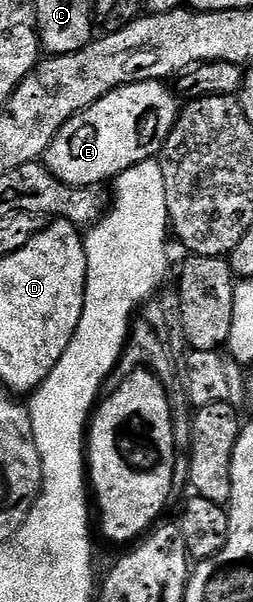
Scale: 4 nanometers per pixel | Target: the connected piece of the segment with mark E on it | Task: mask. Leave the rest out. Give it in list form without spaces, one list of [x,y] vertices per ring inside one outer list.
[[[163,81],[139,82],[111,90],[106,96],[102,96],[102,100],[98,100],[80,114],[75,114],[60,129],[58,136],[54,136],[50,148],[44,153],[44,165],[53,176],[66,184],[96,188],[101,185],[99,182],[111,183],[122,172],[126,172],[126,168],[134,168],[134,164],[156,158],[174,128],[178,113],[177,95],[164,86],[167,85]]]

